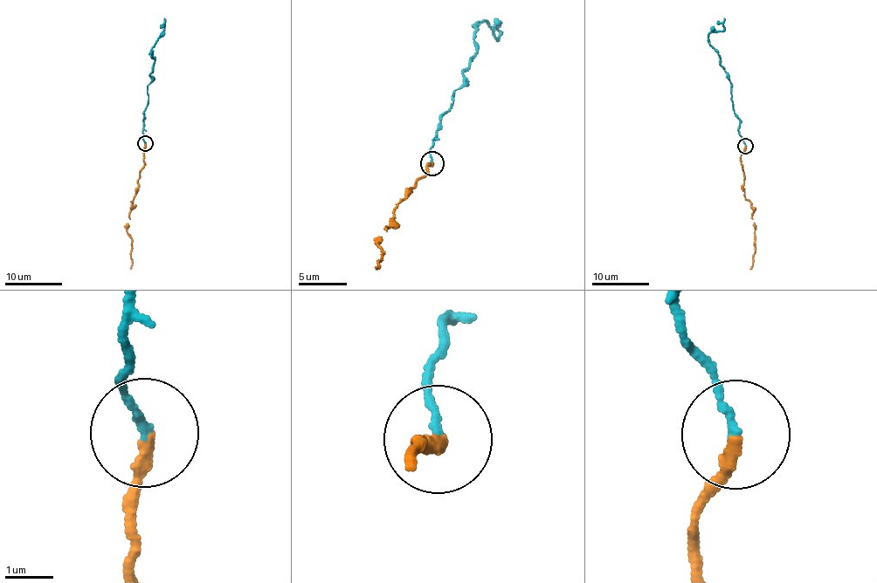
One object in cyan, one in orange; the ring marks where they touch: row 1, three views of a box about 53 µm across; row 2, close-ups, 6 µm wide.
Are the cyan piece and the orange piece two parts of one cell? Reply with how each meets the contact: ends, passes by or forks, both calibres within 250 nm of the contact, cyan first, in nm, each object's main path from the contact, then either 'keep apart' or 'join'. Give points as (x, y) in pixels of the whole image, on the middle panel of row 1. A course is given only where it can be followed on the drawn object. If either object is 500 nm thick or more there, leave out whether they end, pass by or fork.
cyan ends | orange ends | 150/240 nm | cyan via (431, 163), (439, 120), (452, 105), (454, 92), (476, 51), (476, 25), (483, 20), (497, 38), (502, 31) | orange via (431, 165), (425, 175), (417, 180), (398, 203), (378, 242), (383, 252), (376, 269) | join

